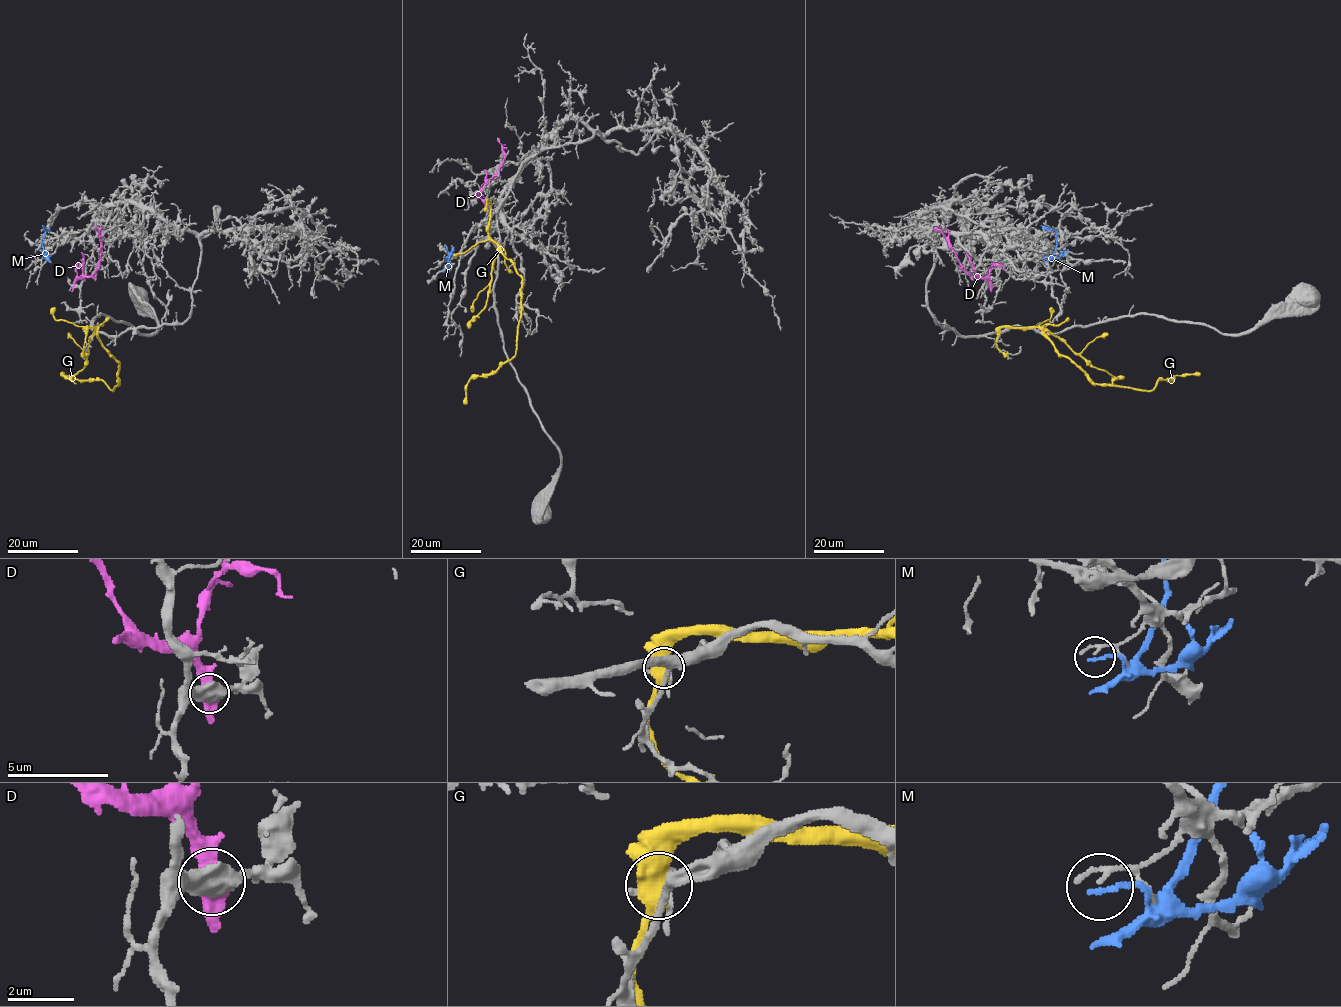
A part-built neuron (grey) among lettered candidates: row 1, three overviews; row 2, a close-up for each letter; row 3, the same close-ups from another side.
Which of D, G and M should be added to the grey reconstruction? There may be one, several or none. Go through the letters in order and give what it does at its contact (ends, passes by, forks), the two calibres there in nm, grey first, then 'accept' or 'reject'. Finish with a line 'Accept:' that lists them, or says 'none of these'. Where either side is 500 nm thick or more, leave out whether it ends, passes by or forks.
D: calibres 550 and 340 nm; reject
G: calibres 200 and 550 nm; reject
M: it ends; calibres 110 and 150 nm; reject
Accept: none of these

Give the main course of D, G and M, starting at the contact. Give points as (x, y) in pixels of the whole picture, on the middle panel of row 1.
D: (477, 194), (501, 167), (503, 153), (497, 137)
G: (489, 202), (488, 235), (522, 279), (516, 354), (488, 374), (474, 376), (466, 389), (465, 404)
M: (453, 248), (445, 260), (449, 257), (445, 245)

